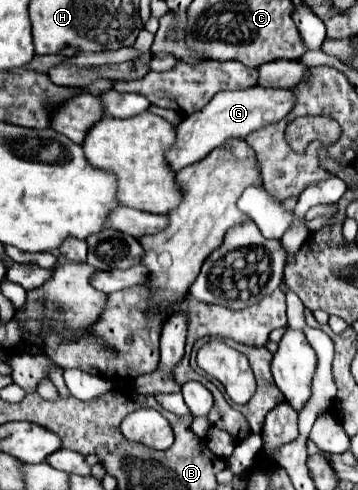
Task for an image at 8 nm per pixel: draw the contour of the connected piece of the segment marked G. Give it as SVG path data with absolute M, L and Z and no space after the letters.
M255 85L255 87L249 87L249 89L243 89L243 91L221 91L217 93L211 103L185 117L181 121L181 125L177 127L177 143L167 151L167 161L169 165L179 171L195 161L201 161L207 153L211 153L215 147L223 145L227 139L245 139L249 133L261 129L261 127L267 127L275 121L281 121L283 117L287 117L287 113L293 109L293 91L291 89L269 89L269 87L261 87L261 85Z

